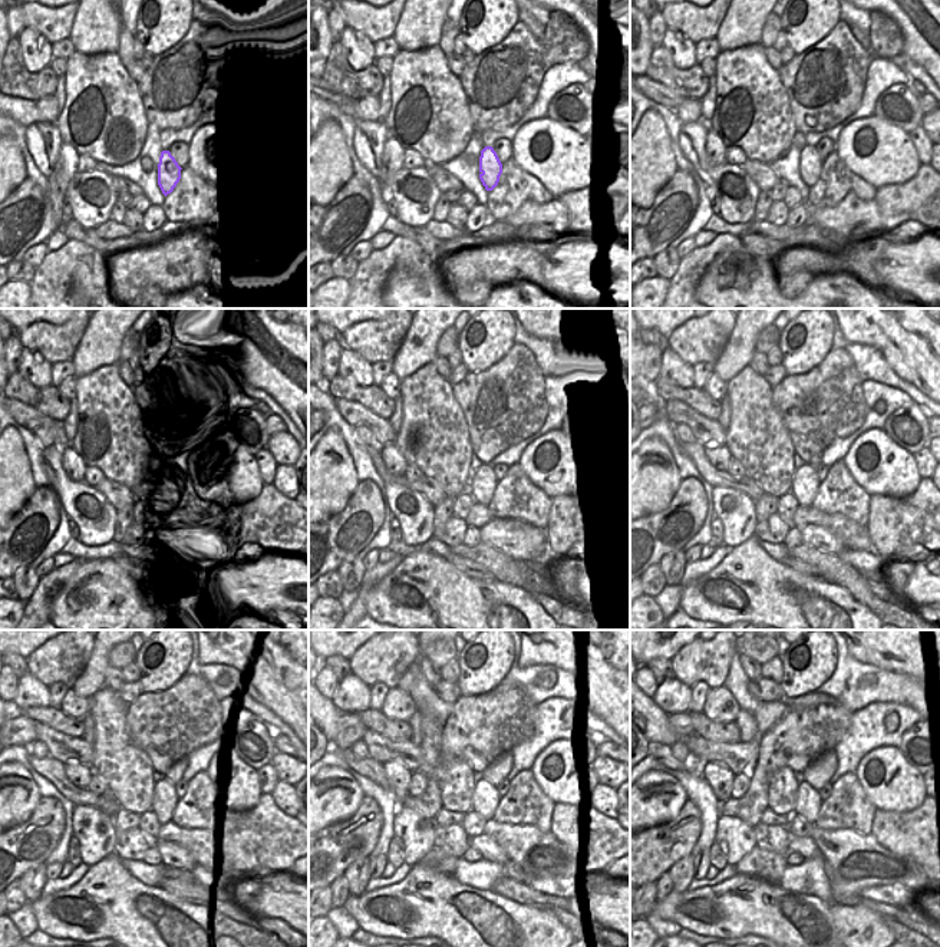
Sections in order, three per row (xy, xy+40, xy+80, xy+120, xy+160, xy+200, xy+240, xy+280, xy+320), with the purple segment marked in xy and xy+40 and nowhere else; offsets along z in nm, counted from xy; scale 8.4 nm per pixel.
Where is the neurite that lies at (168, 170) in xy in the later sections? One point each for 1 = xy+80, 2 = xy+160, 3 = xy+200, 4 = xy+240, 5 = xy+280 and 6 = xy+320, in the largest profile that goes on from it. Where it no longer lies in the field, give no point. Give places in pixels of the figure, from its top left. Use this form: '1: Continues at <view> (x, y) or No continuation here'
1: Continues at xy+80 (811, 162)
2: Continues at xy+160 (487, 472)
3: Continues at xy+200 (807, 479)
4: Continues at xy+240 (165, 799)
5: Continues at xy+280 (485, 799)
6: Continues at xy+320 (808, 802)

